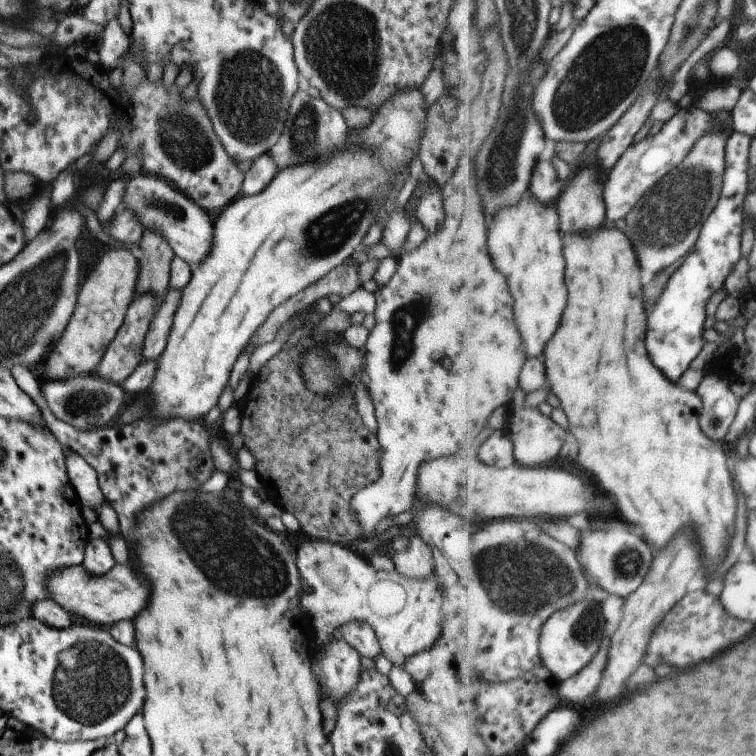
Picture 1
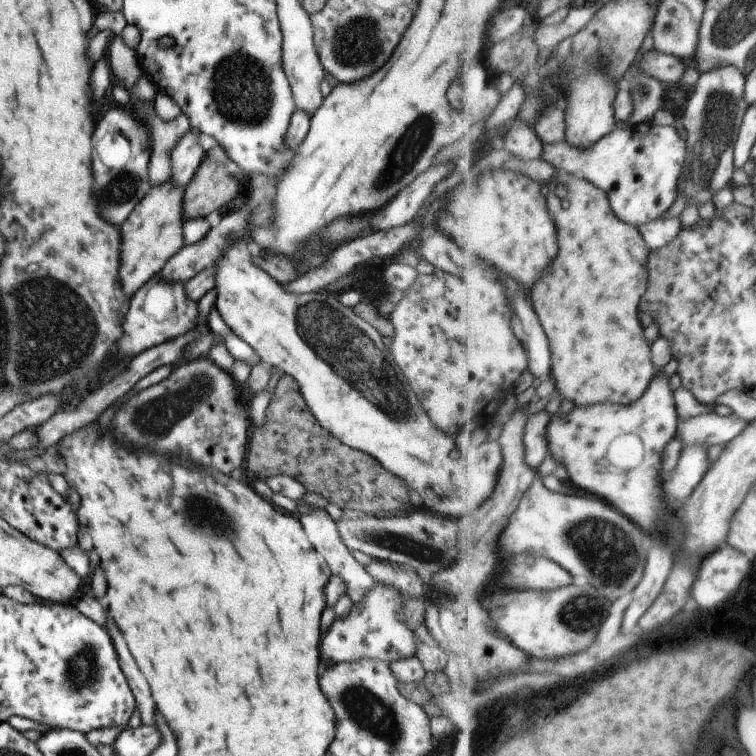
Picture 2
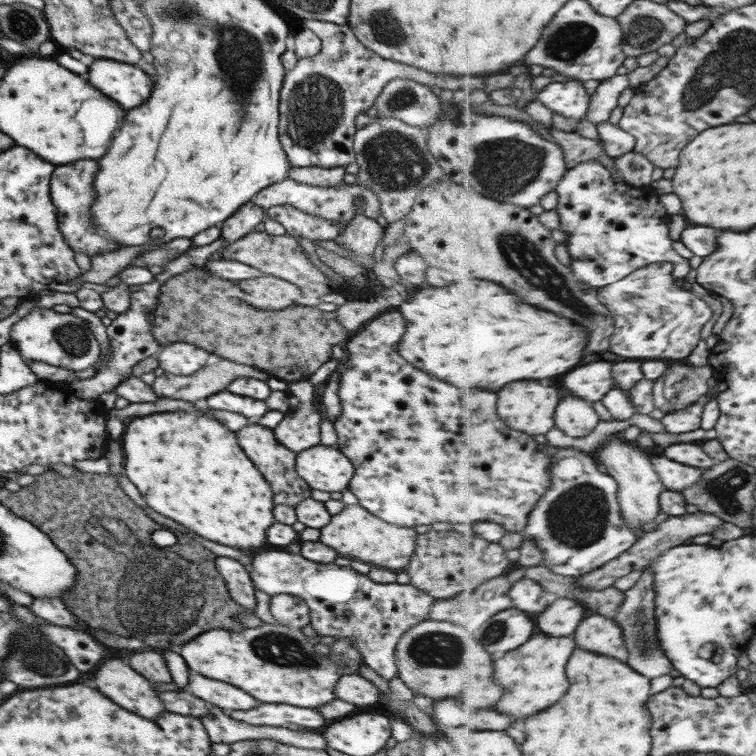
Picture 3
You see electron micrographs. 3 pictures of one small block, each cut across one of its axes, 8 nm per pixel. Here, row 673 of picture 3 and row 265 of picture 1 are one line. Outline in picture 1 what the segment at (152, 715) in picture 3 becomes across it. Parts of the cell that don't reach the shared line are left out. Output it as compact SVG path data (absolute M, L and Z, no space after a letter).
M110 248L104 252L88 282L78 292L76 306L64 328L64 334L46 358L47 375L67 379L94 373L135 297L138 262L133 255L130 250L122 248Z

